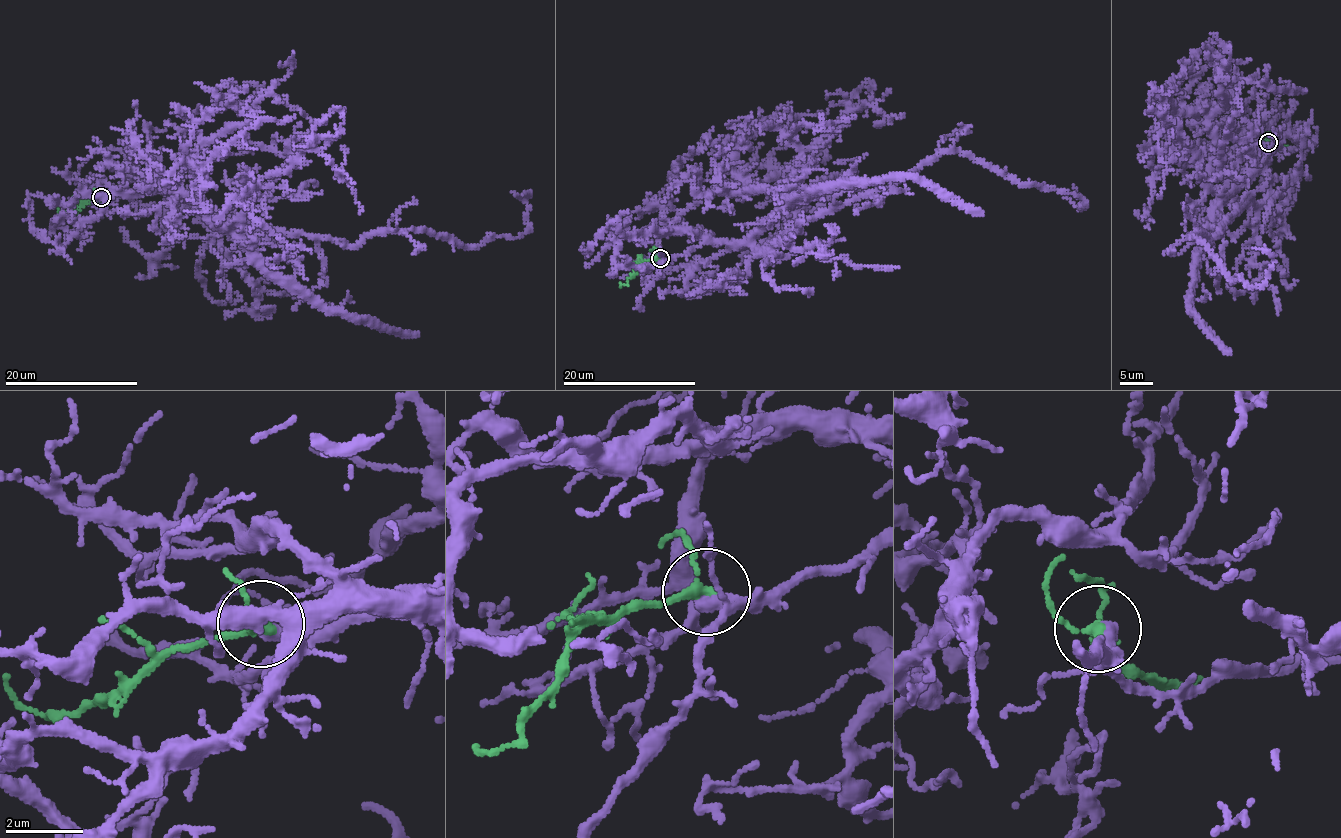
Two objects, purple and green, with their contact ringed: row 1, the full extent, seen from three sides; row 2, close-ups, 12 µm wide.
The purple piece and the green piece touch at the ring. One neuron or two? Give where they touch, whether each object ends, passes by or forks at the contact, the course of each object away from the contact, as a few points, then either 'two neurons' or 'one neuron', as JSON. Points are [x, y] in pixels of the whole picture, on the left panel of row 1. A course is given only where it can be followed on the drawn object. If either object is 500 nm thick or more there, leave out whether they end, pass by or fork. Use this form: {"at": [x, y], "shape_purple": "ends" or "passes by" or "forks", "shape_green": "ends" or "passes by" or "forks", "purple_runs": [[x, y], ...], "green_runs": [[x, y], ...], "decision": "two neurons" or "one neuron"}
{"at": [101, 197], "shape_purple": "passes by", "shape_green": "passes by", "purple_runs": [[101, 198], [177, 189], [222, 231], [278, 230], [352, 245], [419, 230], [467, 246], [521, 236], [523, 194]], "green_runs": [[101, 198], [64, 213], [59, 206]], "decision": "one neuron"}

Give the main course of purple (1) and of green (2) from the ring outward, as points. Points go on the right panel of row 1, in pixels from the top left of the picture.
1: (1268, 143), (1262, 202), (1211, 242), (1194, 234), (1251, 288), (1272, 264), (1253, 247)
2: (1268, 143), (1282, 152), (1285, 144)

